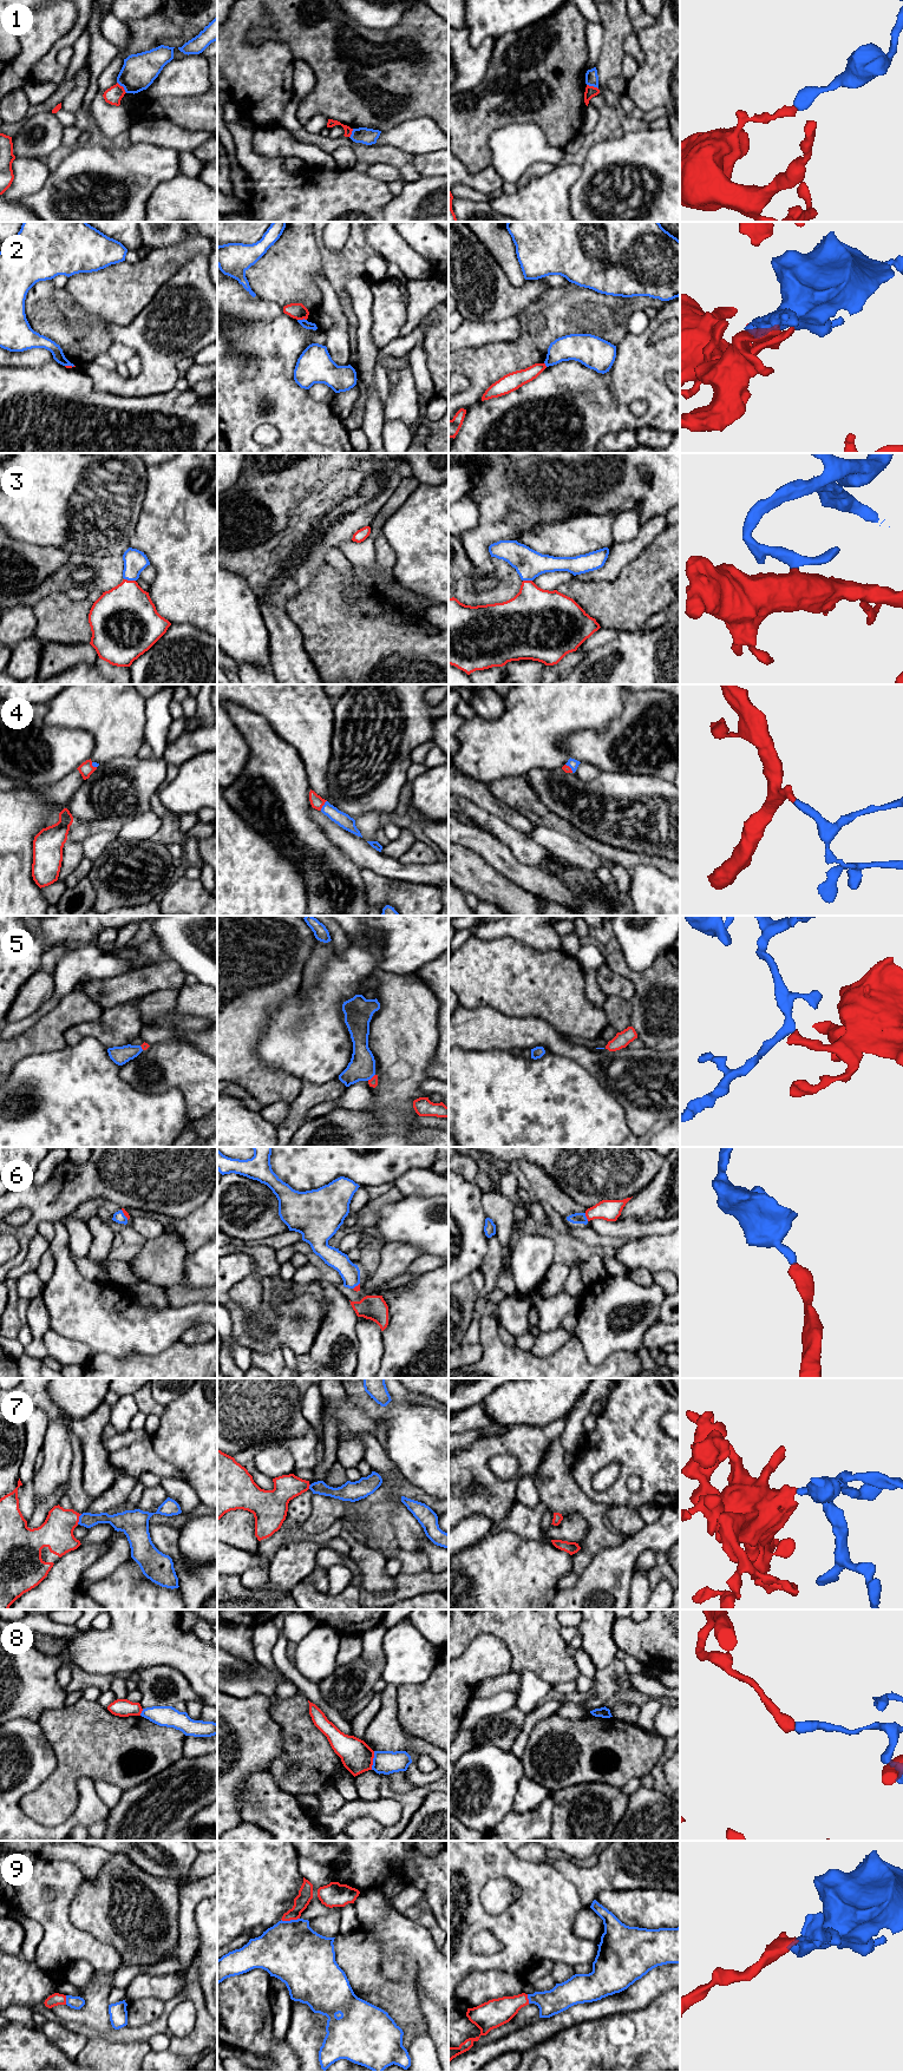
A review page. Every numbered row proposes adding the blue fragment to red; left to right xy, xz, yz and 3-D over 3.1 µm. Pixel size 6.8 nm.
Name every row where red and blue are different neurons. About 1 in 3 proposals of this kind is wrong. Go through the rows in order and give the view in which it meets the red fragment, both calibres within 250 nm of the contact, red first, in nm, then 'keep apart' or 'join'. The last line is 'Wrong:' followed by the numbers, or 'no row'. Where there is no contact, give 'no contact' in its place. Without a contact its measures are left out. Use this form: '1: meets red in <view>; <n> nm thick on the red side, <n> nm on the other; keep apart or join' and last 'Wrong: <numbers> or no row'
1: meets red in xy; 120 nm thick on the red side, 240 nm on the other; keep apart
2: meets red in xz; 110 nm thick on the red side, 60 nm on the other; keep apart
3: meets red in xy; 420 nm thick on the red side, 160 nm on the other; join
4: meets red in xz; 90 nm thick on the red side, 100 nm on the other; join
5: meets red in xz; 60 nm thick on the red side, 180 nm on the other; join
6: meets red in yz; 140 nm thick on the red side, 80 nm on the other; join
7: meets red in xy; 220 nm thick on the red side, 100 nm on the other; join
8: meets red in xz; 220 nm thick on the red side, 160 nm on the other; keep apart
9: meets red in xz; 100 nm thick on the red side, 420 nm on the other; join
Wrong: 1, 2, 8

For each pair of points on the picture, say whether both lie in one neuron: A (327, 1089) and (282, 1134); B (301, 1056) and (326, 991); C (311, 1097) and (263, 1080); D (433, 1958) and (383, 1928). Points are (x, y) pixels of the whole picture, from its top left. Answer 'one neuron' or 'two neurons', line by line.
A: one neuron
B: one neuron
C: two neurons
D: one neuron

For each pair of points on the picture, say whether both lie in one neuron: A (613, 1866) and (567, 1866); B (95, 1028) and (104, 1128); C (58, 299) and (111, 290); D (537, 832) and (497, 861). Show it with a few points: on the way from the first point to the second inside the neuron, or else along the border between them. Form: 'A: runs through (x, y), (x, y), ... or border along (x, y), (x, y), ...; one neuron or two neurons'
A: runs through (601, 1874), (578, 1874); one neuron
B: border along (69, 1044), (93, 1036), (108, 1048); two neurons
C: border along (64, 288), (86, 312), (92, 314); two neurons
D: border along (534, 827), (528, 835), (553, 853); two neurons

